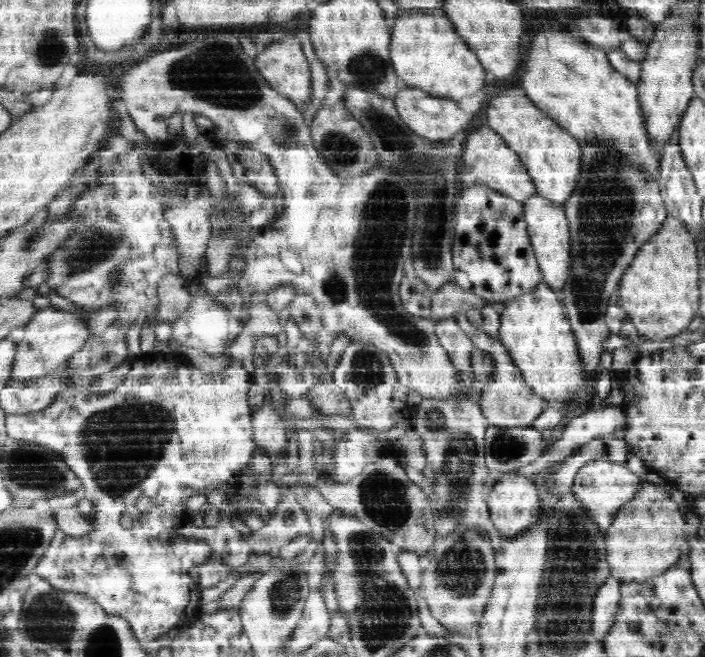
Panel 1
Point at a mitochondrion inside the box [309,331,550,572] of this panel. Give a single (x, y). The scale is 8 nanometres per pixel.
(457, 468)

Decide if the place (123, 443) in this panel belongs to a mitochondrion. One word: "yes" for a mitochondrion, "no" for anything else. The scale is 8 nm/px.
yes

